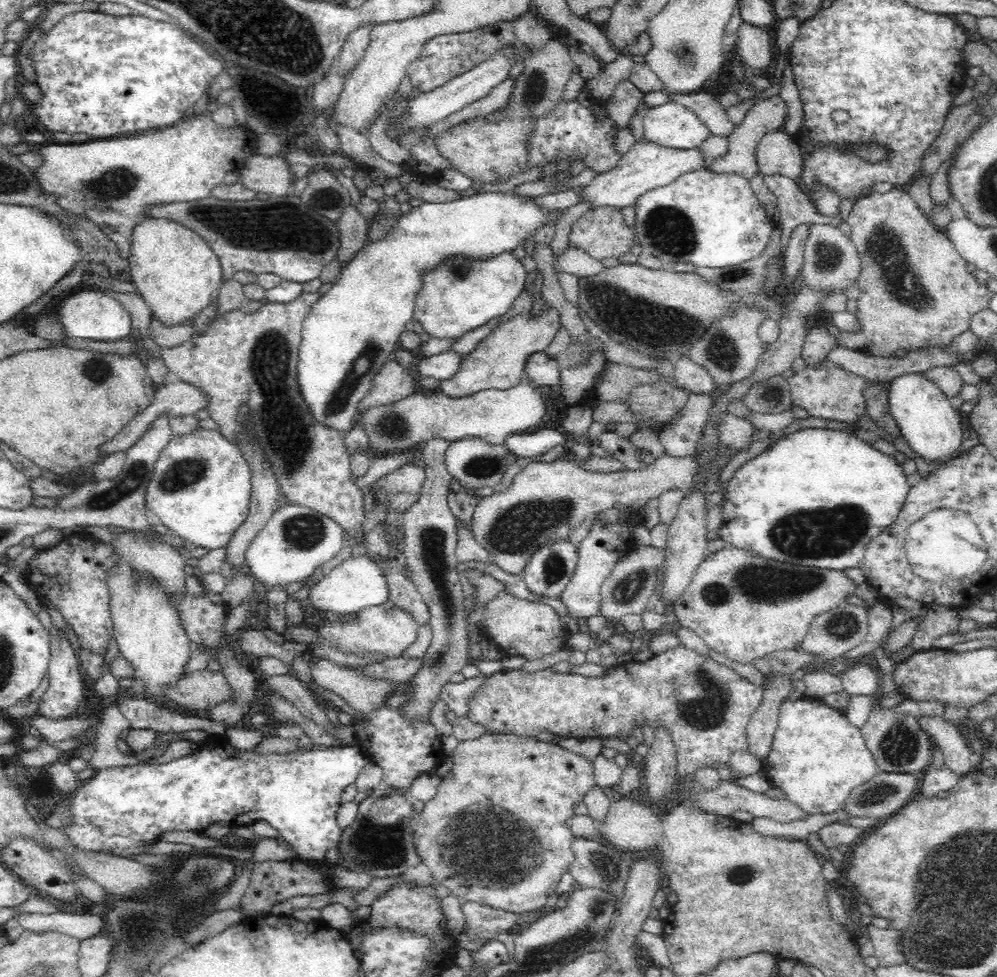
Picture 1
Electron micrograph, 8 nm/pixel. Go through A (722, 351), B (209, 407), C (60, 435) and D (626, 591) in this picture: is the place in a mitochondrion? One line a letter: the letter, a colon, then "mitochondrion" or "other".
A: mitochondrion
B: other
C: other
D: mitochondrion

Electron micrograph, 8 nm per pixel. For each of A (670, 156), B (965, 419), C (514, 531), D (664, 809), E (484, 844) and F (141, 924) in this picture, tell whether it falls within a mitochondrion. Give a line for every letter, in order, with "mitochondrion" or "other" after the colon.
A: other
B: other
C: mitochondrion
D: other
E: mitochondrion
F: mitochondrion

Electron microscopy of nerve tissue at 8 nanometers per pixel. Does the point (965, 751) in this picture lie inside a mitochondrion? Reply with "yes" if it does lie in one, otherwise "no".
no

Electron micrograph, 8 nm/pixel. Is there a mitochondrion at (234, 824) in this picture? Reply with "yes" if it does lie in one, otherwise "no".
no

